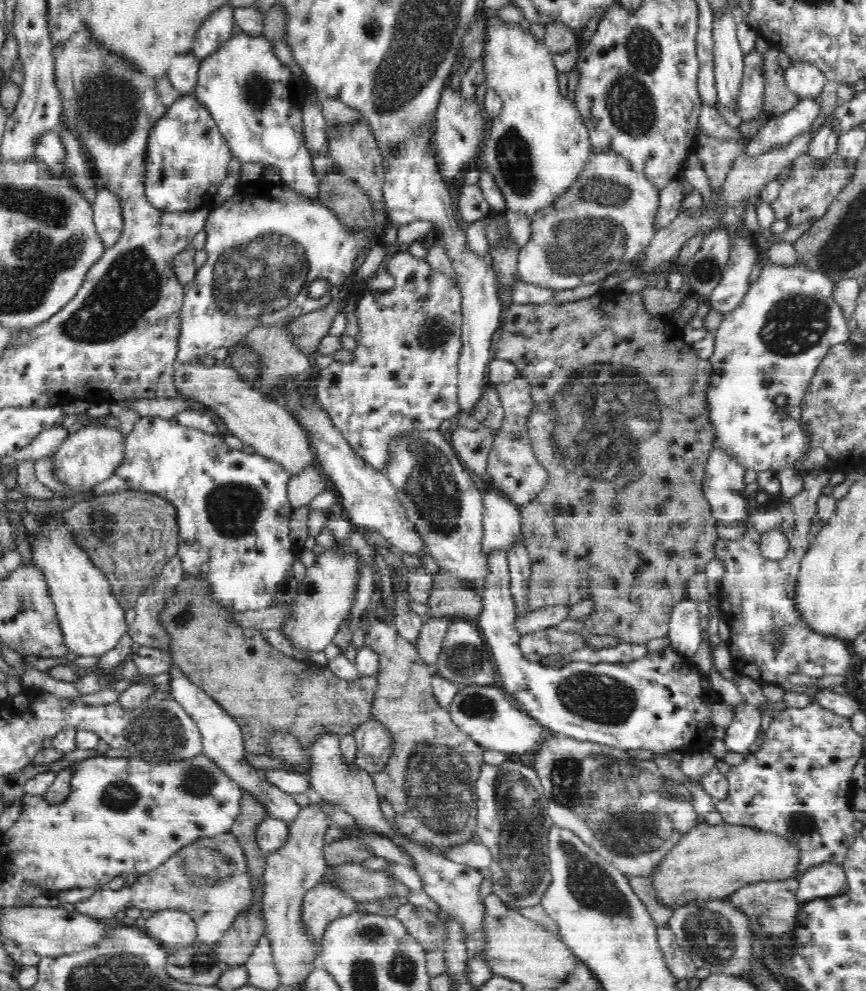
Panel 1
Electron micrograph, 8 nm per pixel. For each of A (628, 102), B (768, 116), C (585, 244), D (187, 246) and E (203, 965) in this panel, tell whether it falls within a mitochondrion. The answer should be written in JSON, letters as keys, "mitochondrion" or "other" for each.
{"A":"mitochondrion","B":"other","C":"mitochondrion","D":"other","E":"mitochondrion"}

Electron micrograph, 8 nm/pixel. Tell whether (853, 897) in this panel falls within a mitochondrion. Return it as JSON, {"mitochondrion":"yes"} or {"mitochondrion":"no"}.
{"mitochondrion":"no"}

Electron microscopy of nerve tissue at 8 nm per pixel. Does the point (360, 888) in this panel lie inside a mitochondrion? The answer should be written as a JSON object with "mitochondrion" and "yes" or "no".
{"mitochondrion":"yes"}

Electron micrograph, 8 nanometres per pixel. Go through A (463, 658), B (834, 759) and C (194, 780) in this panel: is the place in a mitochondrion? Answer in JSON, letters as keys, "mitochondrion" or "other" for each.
{"A":"mitochondrion","B":"other","C":"mitochondrion"}

